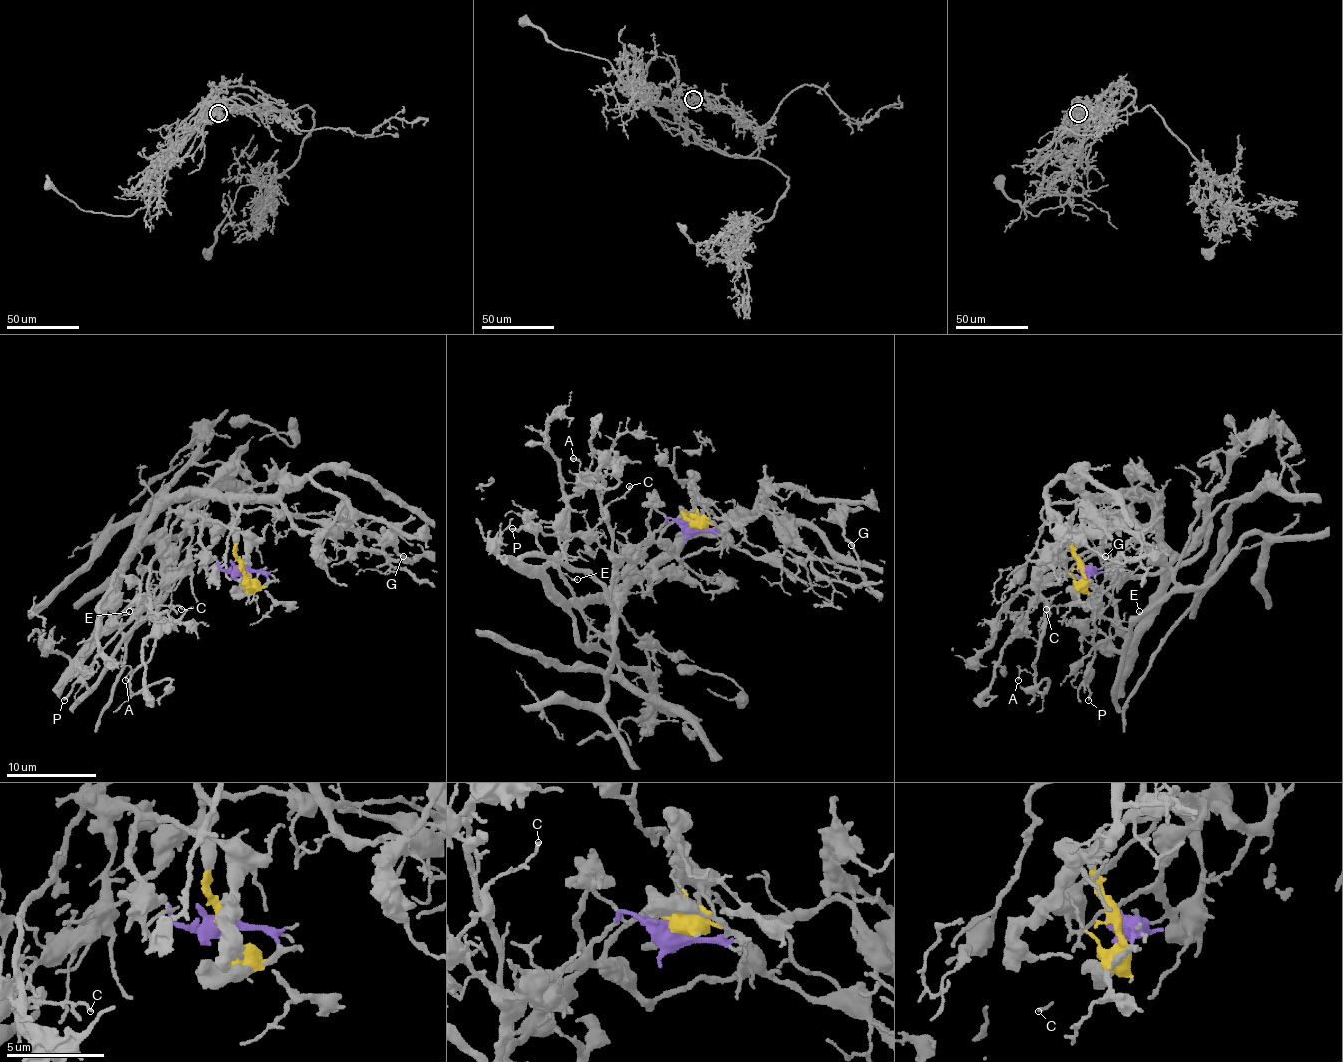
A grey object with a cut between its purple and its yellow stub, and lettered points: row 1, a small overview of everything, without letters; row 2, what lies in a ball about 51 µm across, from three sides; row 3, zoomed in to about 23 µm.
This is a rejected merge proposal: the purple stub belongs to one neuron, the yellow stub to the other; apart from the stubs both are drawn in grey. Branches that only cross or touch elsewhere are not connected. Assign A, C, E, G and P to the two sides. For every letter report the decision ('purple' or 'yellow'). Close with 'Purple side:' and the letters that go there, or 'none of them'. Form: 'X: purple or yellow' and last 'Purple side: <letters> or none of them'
A: yellow
C: purple
E: yellow
G: yellow
P: purple
Purple side: C, P

